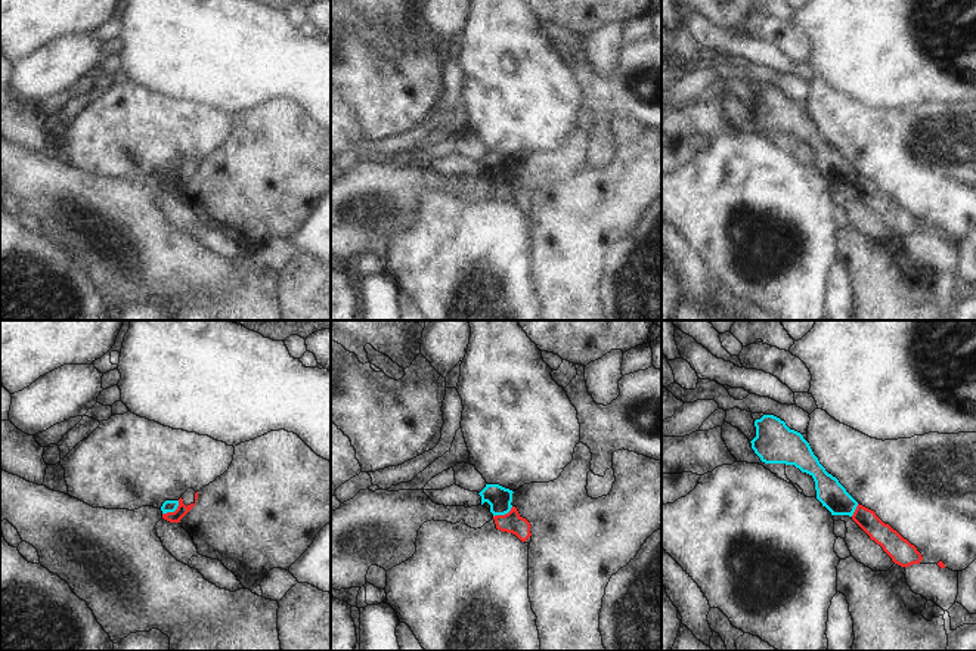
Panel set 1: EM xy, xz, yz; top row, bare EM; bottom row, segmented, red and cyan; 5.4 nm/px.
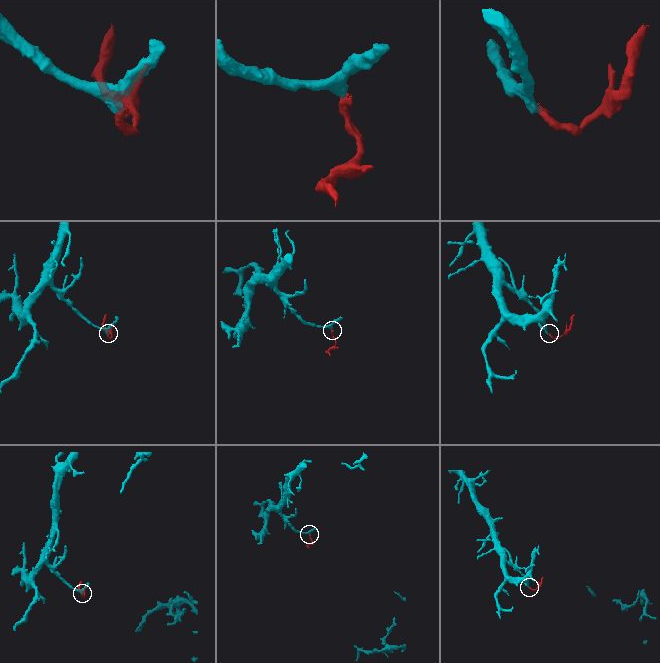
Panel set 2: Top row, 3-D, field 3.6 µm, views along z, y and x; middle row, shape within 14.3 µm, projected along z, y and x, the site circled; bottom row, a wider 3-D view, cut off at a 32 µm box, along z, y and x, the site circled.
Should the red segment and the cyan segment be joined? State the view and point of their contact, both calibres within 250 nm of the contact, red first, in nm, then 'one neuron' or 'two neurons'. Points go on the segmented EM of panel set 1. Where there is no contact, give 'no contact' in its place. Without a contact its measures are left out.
meets red in xy at (174, 511); 70 nm thick on the red side, 60 nm on the other; two neurons

